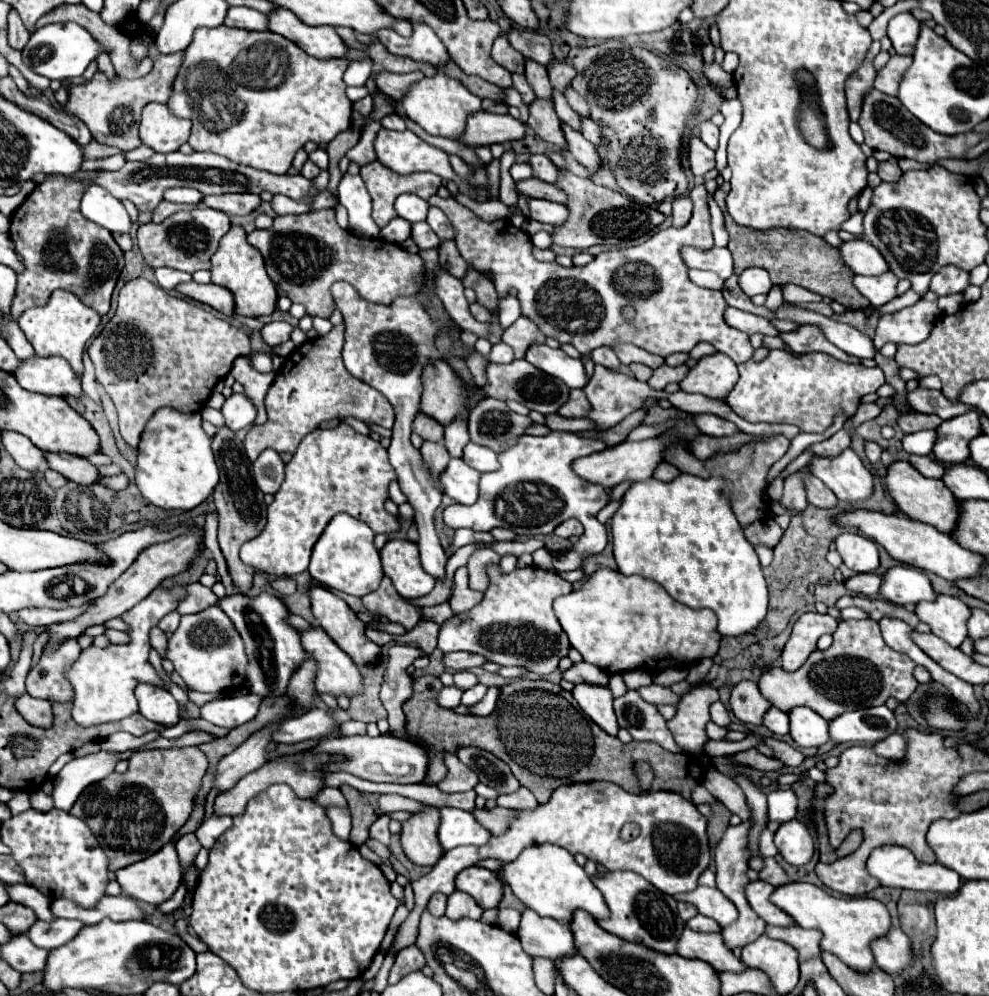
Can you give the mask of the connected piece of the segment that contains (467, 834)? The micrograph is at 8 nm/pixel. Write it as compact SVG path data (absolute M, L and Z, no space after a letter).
M441 807L441 825L437 831L439 845L443 851L455 849L459 845L485 845L491 833L477 825L473 815L455 807Z

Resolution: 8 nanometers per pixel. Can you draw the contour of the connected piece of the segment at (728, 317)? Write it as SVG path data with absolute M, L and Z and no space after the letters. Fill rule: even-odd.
M729 307L729 309L725 311L725 321L727 321L731 327L735 327L735 329L747 333L747 335L753 335L753 333L771 335L771 337L777 337L777 335L779 335L779 331L777 331L767 319L757 317L757 315L753 315L753 313L745 313L745 311L733 309L733 307Z

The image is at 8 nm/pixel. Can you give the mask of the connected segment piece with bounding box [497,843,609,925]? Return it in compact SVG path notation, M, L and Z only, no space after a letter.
M531 845L521 851L521 855L505 863L497 877L513 889L513 893L533 911L537 911L541 917L553 917L565 925L569 925L569 913L573 909L585 909L593 917L607 917L609 909L601 897L601 891L593 885L589 875L583 867L579 867L573 859L573 855L567 849L561 849L557 845Z

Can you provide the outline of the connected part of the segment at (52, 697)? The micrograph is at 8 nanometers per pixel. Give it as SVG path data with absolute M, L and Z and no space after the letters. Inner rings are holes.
M77 639L65 641L57 653L43 653L39 663L27 675L27 693L49 701L73 701L73 687L65 681L65 669L71 667L81 653Z

